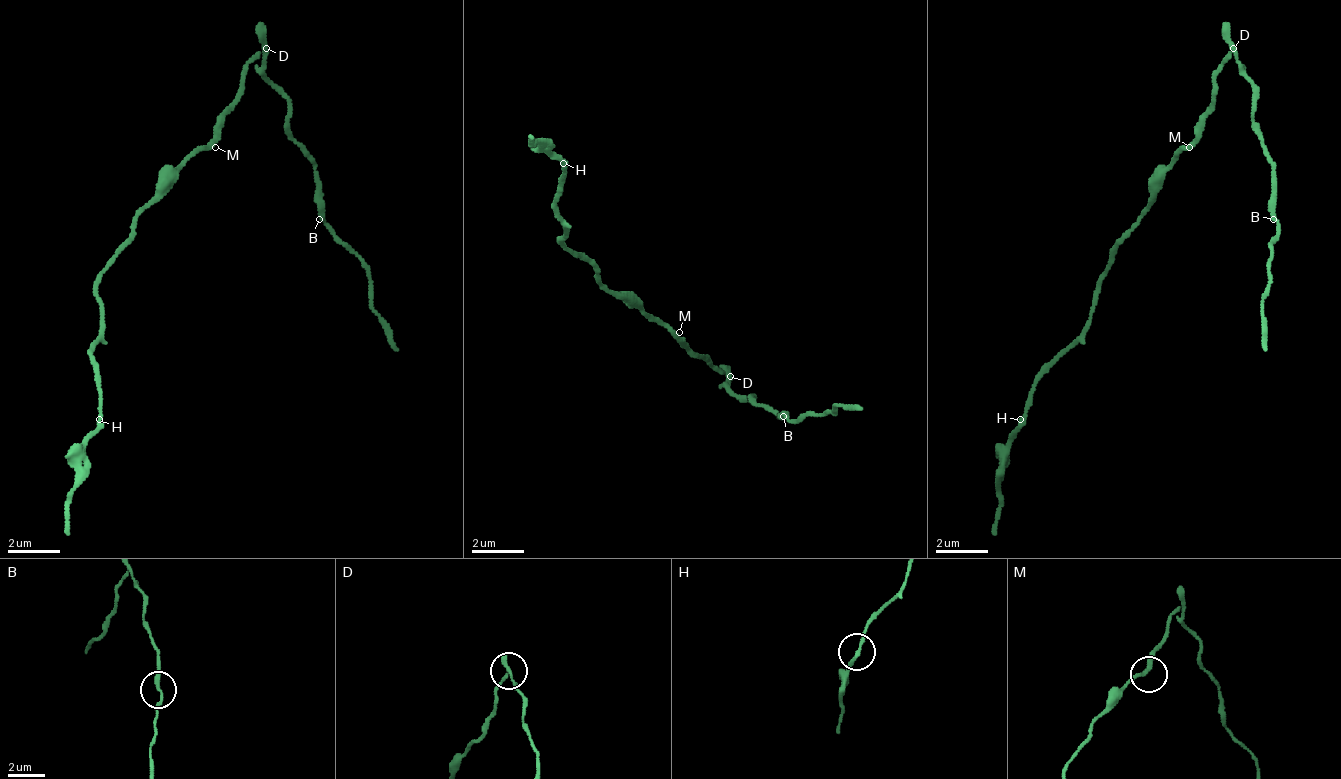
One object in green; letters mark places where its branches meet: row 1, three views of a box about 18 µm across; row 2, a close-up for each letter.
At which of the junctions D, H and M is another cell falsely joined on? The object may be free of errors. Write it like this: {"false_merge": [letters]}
{"false_merge": ["D"]}

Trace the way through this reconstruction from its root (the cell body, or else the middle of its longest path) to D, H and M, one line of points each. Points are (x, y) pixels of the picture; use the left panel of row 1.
D: (196, 154), (215, 134), (215, 115), (241, 89), (241, 76), (267, 50)
H: (196, 154), (138, 219), (131, 244), (99, 277), (99, 342), (92, 348), (92, 374), (99, 381), (99, 419)
M: (196, 154), (202, 147), (215, 147)

